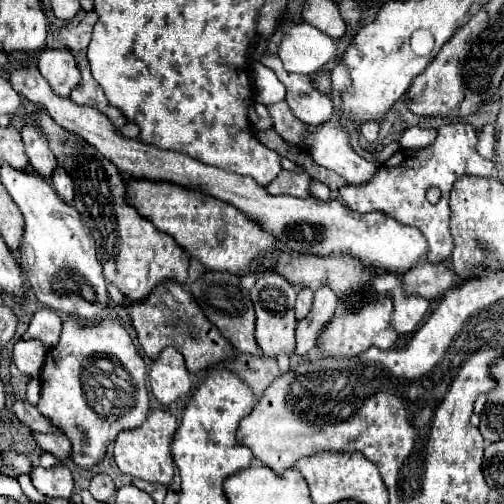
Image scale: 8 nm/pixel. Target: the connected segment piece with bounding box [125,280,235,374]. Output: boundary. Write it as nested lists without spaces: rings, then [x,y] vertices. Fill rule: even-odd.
[[[169,280],[161,282],[147,300],[127,302],[125,310],[129,314],[133,328],[137,330],[139,344],[143,346],[149,358],[157,358],[163,348],[175,346],[183,354],[187,362],[187,370],[197,374],[235,356],[233,346],[219,334],[215,324],[209,324],[209,320],[193,300],[193,296],[177,282],[169,282]],[[185,334],[187,334],[187,344],[185,344]]]

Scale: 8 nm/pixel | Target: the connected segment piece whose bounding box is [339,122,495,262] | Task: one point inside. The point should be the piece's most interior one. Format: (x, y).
(398, 188)

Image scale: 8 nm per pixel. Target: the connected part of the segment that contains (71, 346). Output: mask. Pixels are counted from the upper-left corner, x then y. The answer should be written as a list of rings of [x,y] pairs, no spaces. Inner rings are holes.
[[[67,318],[63,322],[61,340],[49,350],[39,376],[41,400],[37,410],[67,434],[71,440],[69,458],[79,468],[91,470],[103,460],[107,446],[121,430],[131,430],[145,422],[149,412],[145,378],[147,370],[143,358],[119,322],[81,324],[81,320]]]

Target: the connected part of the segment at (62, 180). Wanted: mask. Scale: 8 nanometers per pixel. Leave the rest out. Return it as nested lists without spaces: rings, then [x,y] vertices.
[[[57,164],[57,168],[53,170],[53,176],[51,176],[51,182],[53,182],[53,188],[57,190],[57,194],[65,200],[65,202],[73,202],[73,182],[71,182],[71,176],[65,172],[65,168],[61,168]]]

